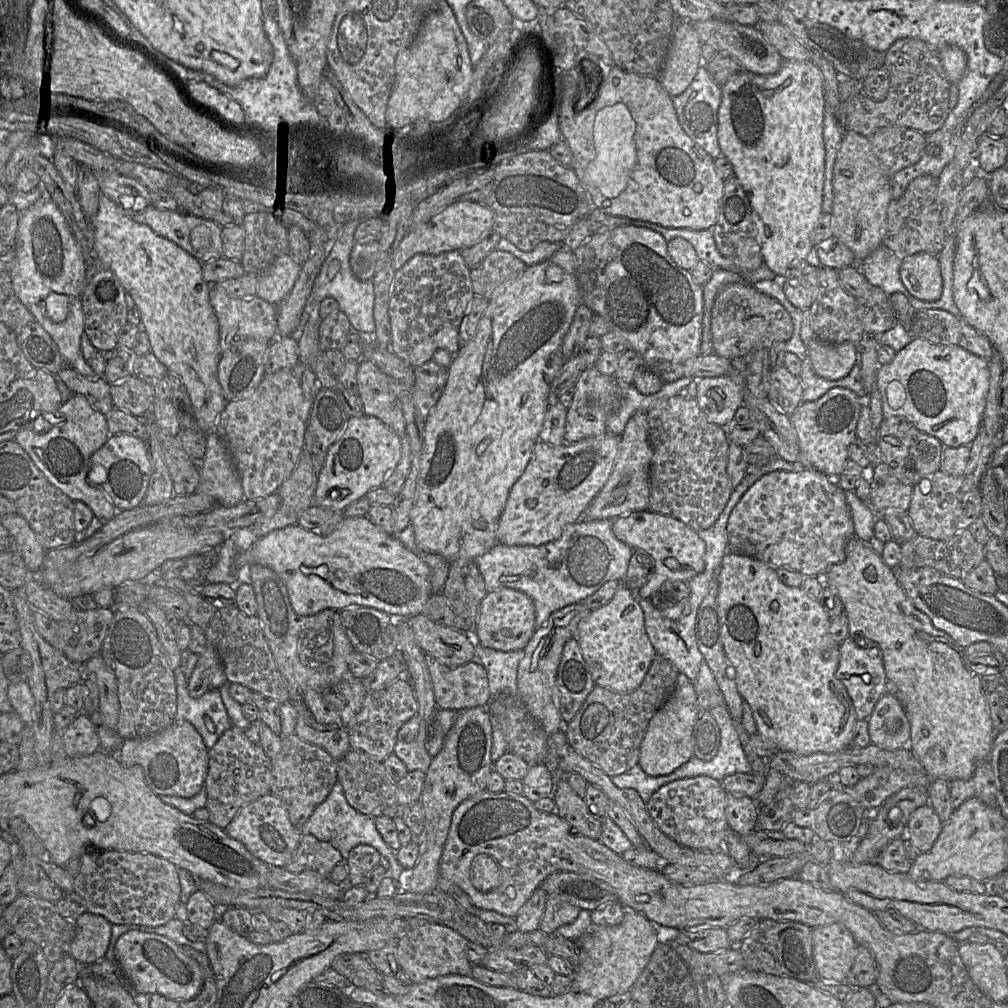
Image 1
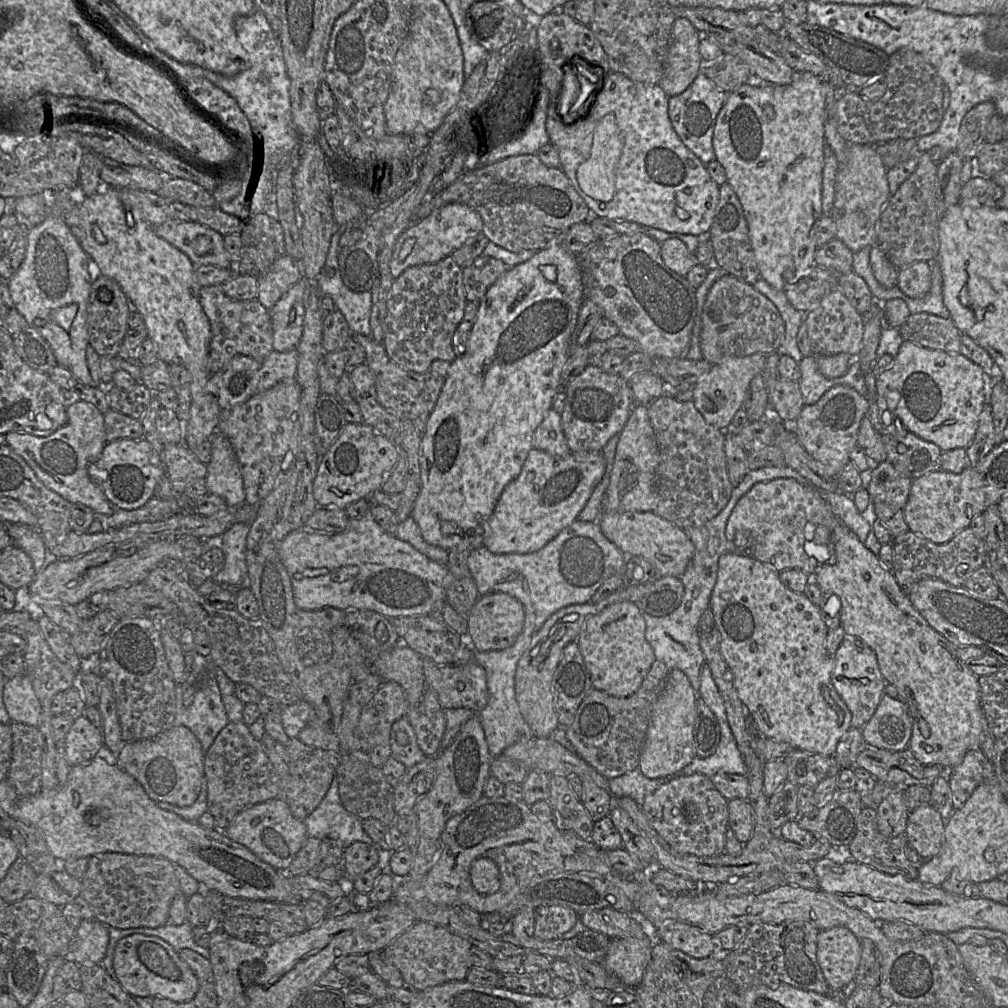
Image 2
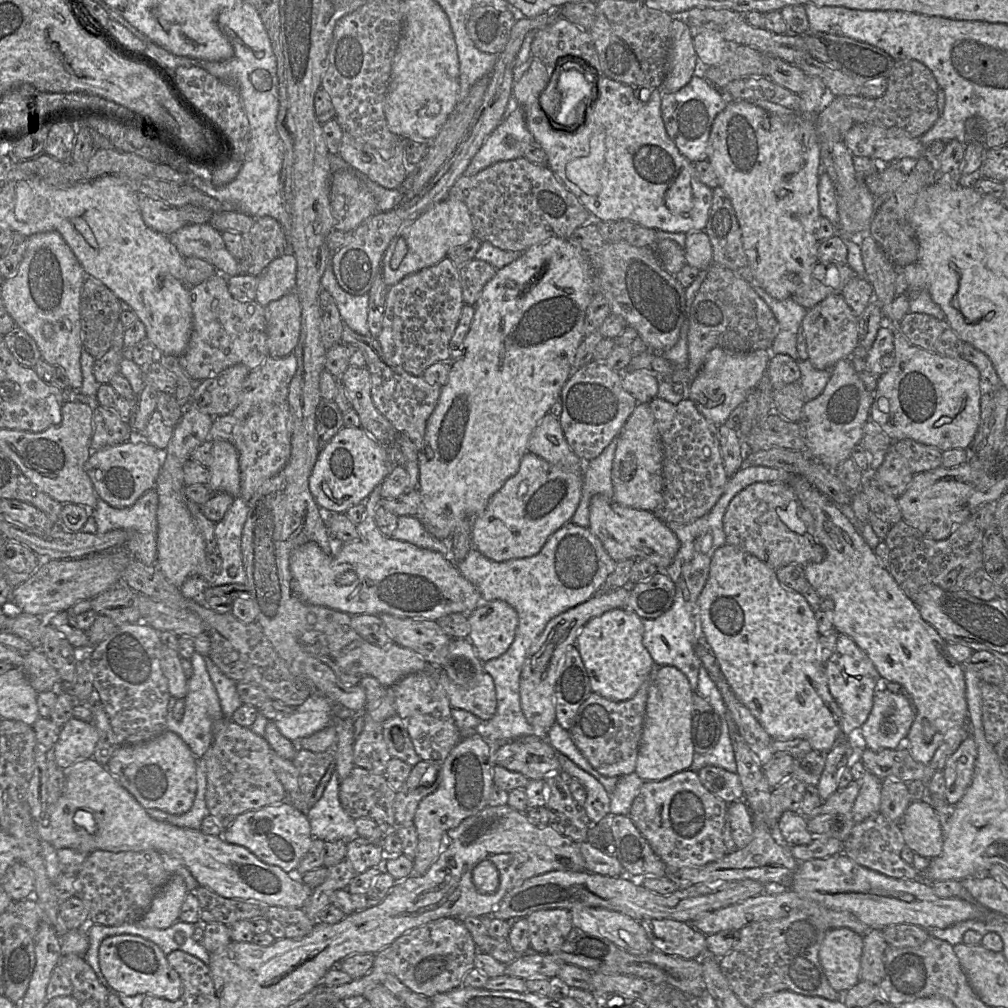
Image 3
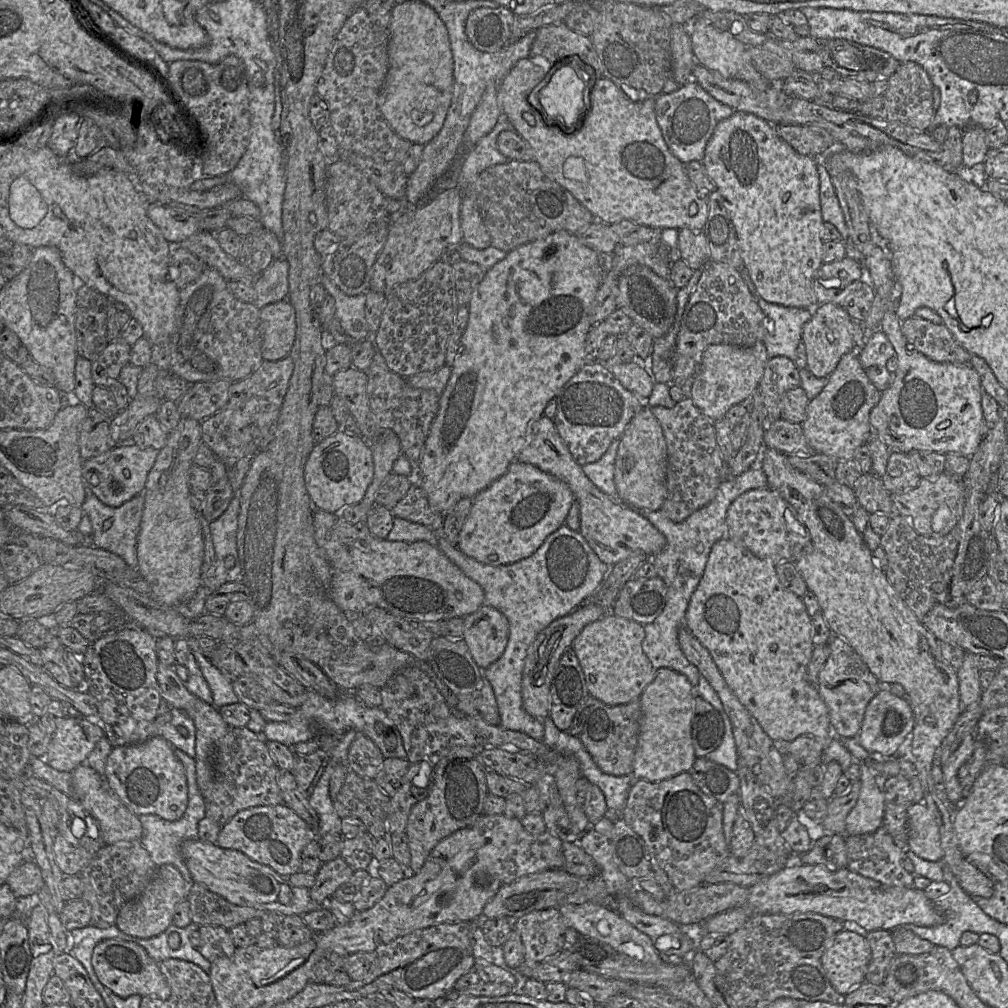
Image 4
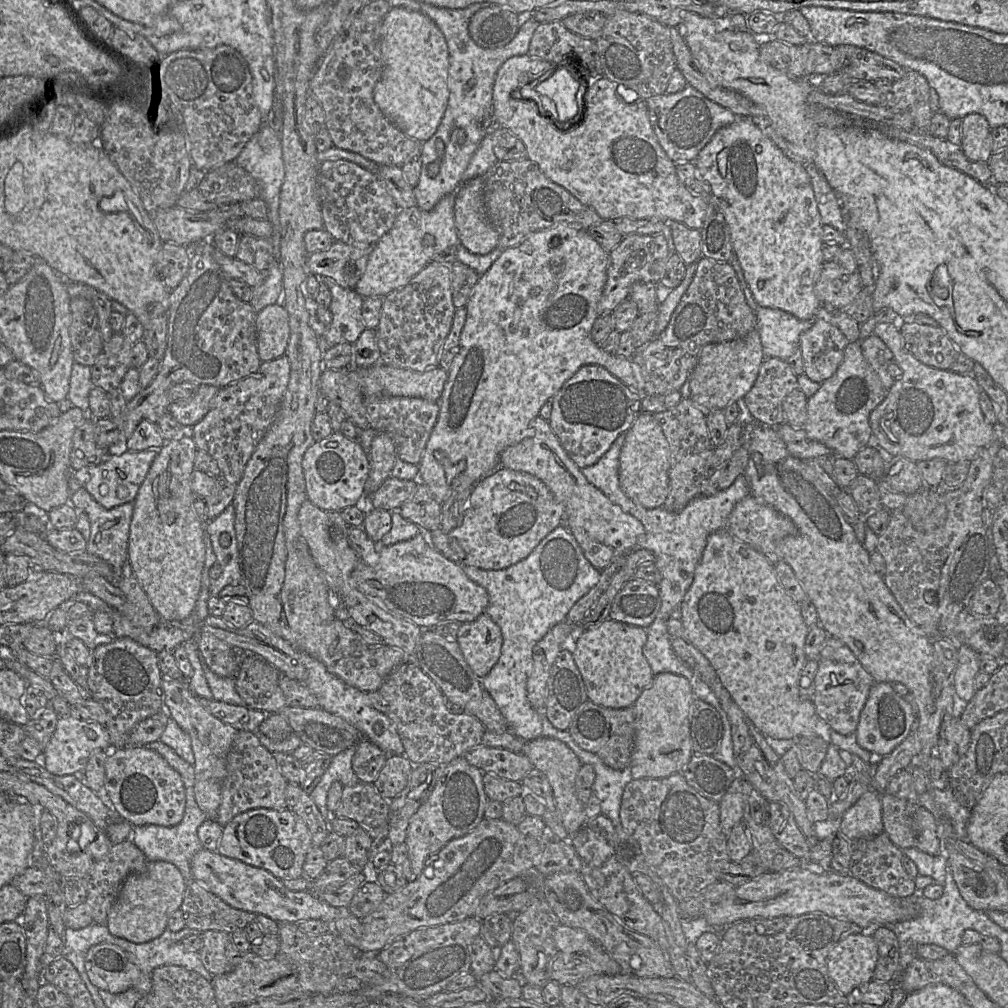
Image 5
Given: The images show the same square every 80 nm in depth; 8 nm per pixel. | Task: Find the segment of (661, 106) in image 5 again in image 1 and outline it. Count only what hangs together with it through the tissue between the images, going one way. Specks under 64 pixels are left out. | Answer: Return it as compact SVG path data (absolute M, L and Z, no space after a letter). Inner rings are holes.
M705 64L699 67L695 78L688 88L682 94L673 98L673 106L681 127L693 142L713 159L724 157L717 137L718 110L721 99L721 87L711 78L705 68Z

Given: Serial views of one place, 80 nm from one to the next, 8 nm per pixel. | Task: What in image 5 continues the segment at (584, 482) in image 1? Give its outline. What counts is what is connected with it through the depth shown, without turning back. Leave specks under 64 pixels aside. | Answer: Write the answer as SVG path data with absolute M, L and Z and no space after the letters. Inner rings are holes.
M497 467L495 472L474 485L463 522L459 527L449 533L444 533L441 528L424 533L435 549L460 566L500 570L527 558L550 532L563 525L563 514L563 505L541 480L525 472Z

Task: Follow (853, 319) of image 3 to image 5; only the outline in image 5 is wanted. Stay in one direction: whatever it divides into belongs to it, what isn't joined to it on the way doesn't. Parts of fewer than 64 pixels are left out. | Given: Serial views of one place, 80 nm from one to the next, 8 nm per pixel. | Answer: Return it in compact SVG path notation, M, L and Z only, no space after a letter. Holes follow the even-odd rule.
M818 318L813 326L800 336L804 373L817 383L832 377L844 357L849 341L831 322Z

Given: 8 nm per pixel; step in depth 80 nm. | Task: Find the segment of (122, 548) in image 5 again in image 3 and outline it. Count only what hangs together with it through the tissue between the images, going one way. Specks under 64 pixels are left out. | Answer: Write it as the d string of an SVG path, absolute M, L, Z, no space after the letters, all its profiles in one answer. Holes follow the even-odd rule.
M154 488L146 491L133 505L125 508L114 508L97 498L96 506L91 509L91 516L97 524L97 533L106 533L114 529L131 532L131 537L123 548L130 554L130 559L136 559L146 565L155 565L157 559L157 509L158 493Z

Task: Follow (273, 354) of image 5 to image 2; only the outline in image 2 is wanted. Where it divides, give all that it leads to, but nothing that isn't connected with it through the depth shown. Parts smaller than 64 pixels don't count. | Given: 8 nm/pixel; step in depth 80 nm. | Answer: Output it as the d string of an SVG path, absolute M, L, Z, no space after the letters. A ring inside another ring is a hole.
M301 277L270 308L273 350L285 352L297 347L302 336L306 290L307 279Z

